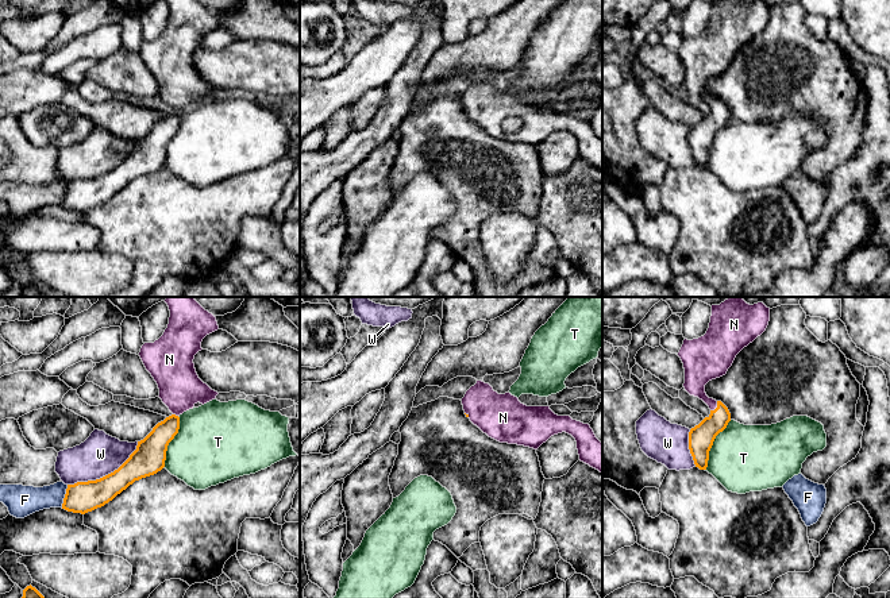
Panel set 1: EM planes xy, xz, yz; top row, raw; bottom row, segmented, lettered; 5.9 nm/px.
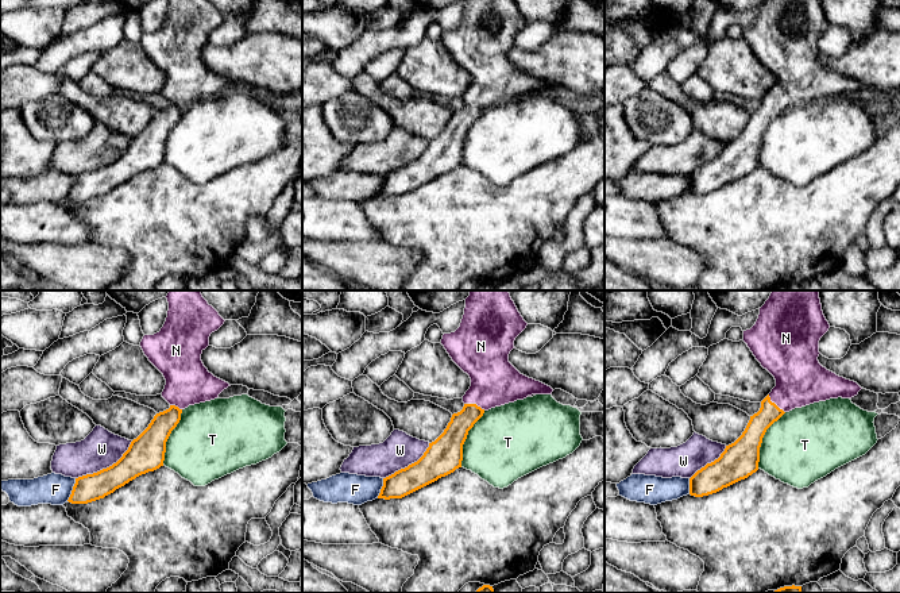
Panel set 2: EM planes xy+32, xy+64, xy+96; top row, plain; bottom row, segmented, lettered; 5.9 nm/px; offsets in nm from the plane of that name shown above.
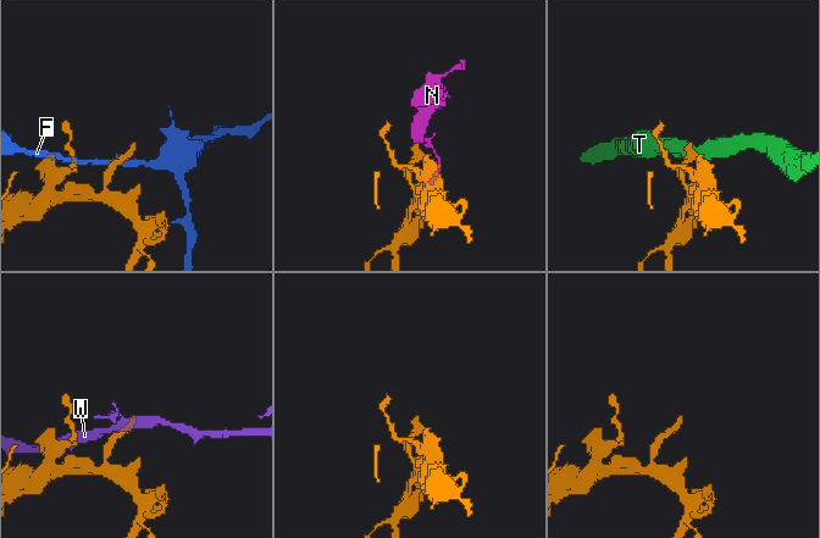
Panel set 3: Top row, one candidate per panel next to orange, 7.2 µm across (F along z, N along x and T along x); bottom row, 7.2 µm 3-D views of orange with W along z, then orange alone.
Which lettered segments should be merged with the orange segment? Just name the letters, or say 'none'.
N

